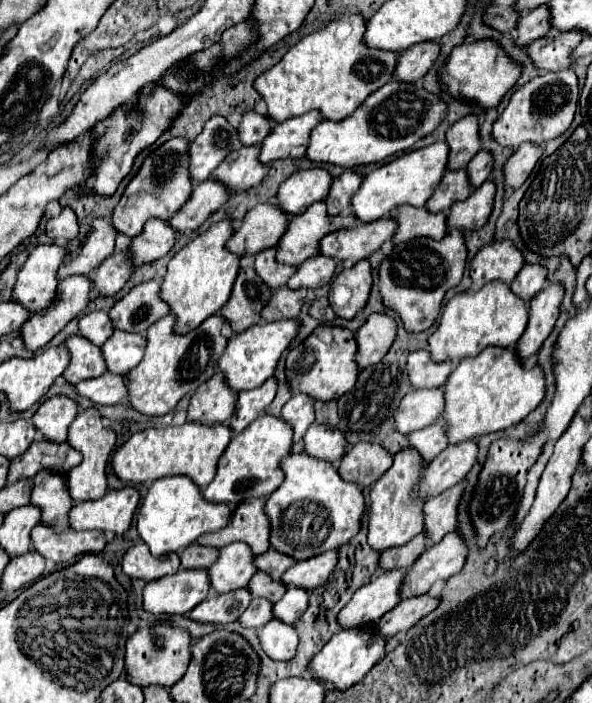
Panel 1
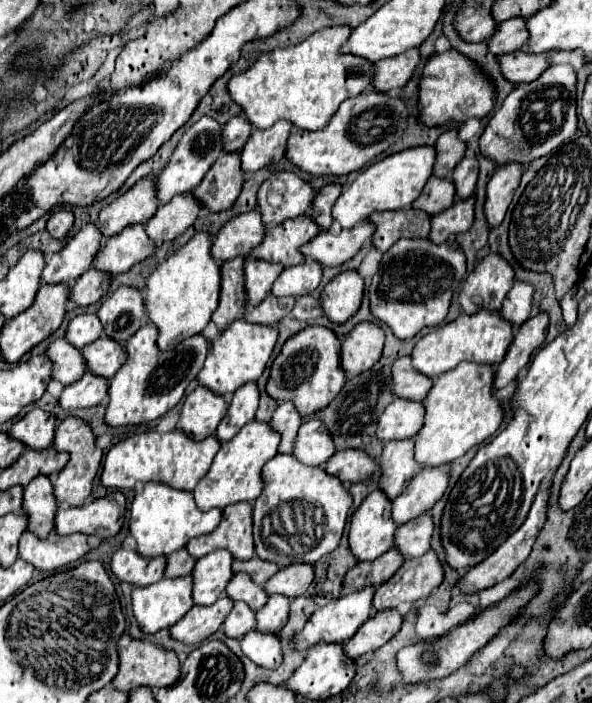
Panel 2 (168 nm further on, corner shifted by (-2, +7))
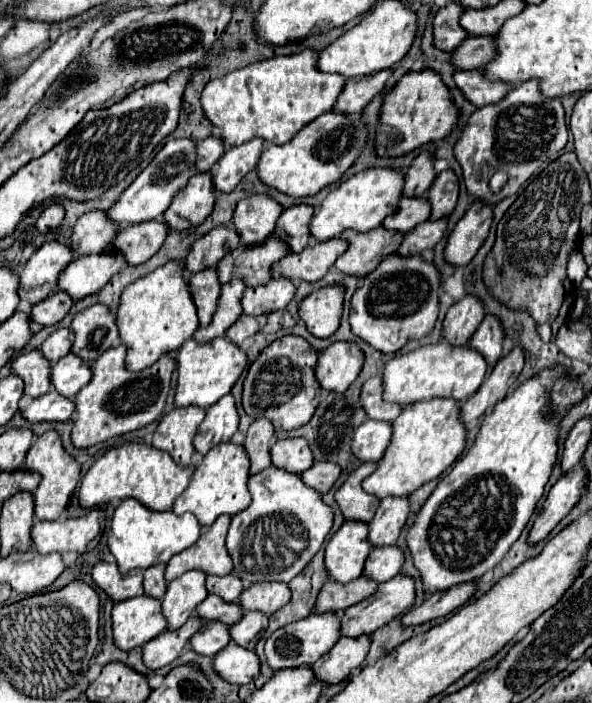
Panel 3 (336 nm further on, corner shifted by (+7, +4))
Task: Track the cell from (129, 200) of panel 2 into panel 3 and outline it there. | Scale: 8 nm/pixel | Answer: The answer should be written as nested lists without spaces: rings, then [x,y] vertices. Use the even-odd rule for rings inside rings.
[[[92,211],[82,215],[72,227],[70,249],[76,255],[104,253],[118,229],[106,219],[106,211]]]

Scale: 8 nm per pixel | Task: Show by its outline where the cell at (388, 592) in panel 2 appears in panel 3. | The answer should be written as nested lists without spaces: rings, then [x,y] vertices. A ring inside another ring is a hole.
[[[398,573],[390,581],[380,583],[374,595],[370,595],[368,599],[364,599],[364,601],[360,601],[344,611],[344,615],[340,619],[340,635],[352,637],[352,639],[356,639],[360,635],[370,635],[378,627],[384,627],[386,623],[390,623],[392,619],[402,615],[408,607],[412,607],[412,603],[414,603],[414,581],[408,575]]]

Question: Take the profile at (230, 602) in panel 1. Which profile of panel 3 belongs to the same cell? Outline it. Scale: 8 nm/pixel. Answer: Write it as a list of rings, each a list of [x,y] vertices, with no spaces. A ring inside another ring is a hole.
[[[190,617],[190,621],[186,621],[186,625],[182,625],[182,629],[176,631],[164,631],[158,637],[154,637],[152,641],[148,641],[142,647],[142,661],[148,669],[156,671],[168,663],[172,663],[180,649],[190,641],[190,637],[200,629],[202,621],[198,617]]]

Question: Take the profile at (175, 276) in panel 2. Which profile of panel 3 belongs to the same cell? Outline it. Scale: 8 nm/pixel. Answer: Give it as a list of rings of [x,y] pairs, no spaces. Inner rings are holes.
[[[170,261],[148,277],[138,279],[122,291],[118,313],[118,333],[126,345],[126,369],[142,371],[154,365],[162,355],[178,351],[184,341],[188,341],[198,329],[198,315],[188,291],[188,283],[182,277],[182,263]]]

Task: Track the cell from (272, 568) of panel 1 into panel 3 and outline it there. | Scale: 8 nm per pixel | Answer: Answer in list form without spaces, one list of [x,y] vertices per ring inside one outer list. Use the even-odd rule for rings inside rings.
[[[230,573],[226,577],[214,577],[214,575],[210,575],[206,579],[206,589],[212,595],[220,595],[224,601],[236,601],[240,597],[240,593],[244,591],[242,581],[234,573]]]

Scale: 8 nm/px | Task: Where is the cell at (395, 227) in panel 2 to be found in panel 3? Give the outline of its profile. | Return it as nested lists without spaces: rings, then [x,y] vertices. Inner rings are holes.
[[[376,227],[370,233],[354,233],[348,229],[340,235],[340,239],[348,241],[348,249],[344,251],[344,255],[338,257],[334,267],[344,275],[366,277],[380,265],[384,257],[398,251],[402,237],[402,233],[382,227]]]

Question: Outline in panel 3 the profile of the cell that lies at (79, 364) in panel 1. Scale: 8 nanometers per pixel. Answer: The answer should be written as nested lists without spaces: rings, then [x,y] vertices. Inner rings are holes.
[[[30,351],[12,361],[12,375],[24,381],[24,395],[40,397],[50,389],[50,367],[40,351]]]

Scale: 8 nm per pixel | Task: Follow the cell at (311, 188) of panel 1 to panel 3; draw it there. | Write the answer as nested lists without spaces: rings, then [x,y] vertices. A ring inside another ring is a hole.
[[[250,195],[234,209],[234,227],[244,245],[260,245],[272,235],[282,207],[268,195]]]

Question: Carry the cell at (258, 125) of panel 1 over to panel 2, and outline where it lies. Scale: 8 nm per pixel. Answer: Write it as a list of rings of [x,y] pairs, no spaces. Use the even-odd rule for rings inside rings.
[[[243,116],[231,118],[223,128],[223,150],[225,152],[239,150],[239,146],[243,146],[243,142],[247,142],[251,132],[253,132],[253,128],[251,128],[251,122],[247,122],[247,118],[243,118]]]

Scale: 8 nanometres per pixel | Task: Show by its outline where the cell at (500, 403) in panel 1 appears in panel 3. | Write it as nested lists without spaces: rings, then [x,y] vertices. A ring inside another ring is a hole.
[[[434,399],[408,405],[394,419],[390,445],[382,461],[378,461],[376,471],[362,483],[362,487],[366,493],[378,499],[408,497],[424,483],[440,477],[440,473],[456,461],[464,445],[466,431],[460,421],[458,403],[454,403],[452,399]]]

